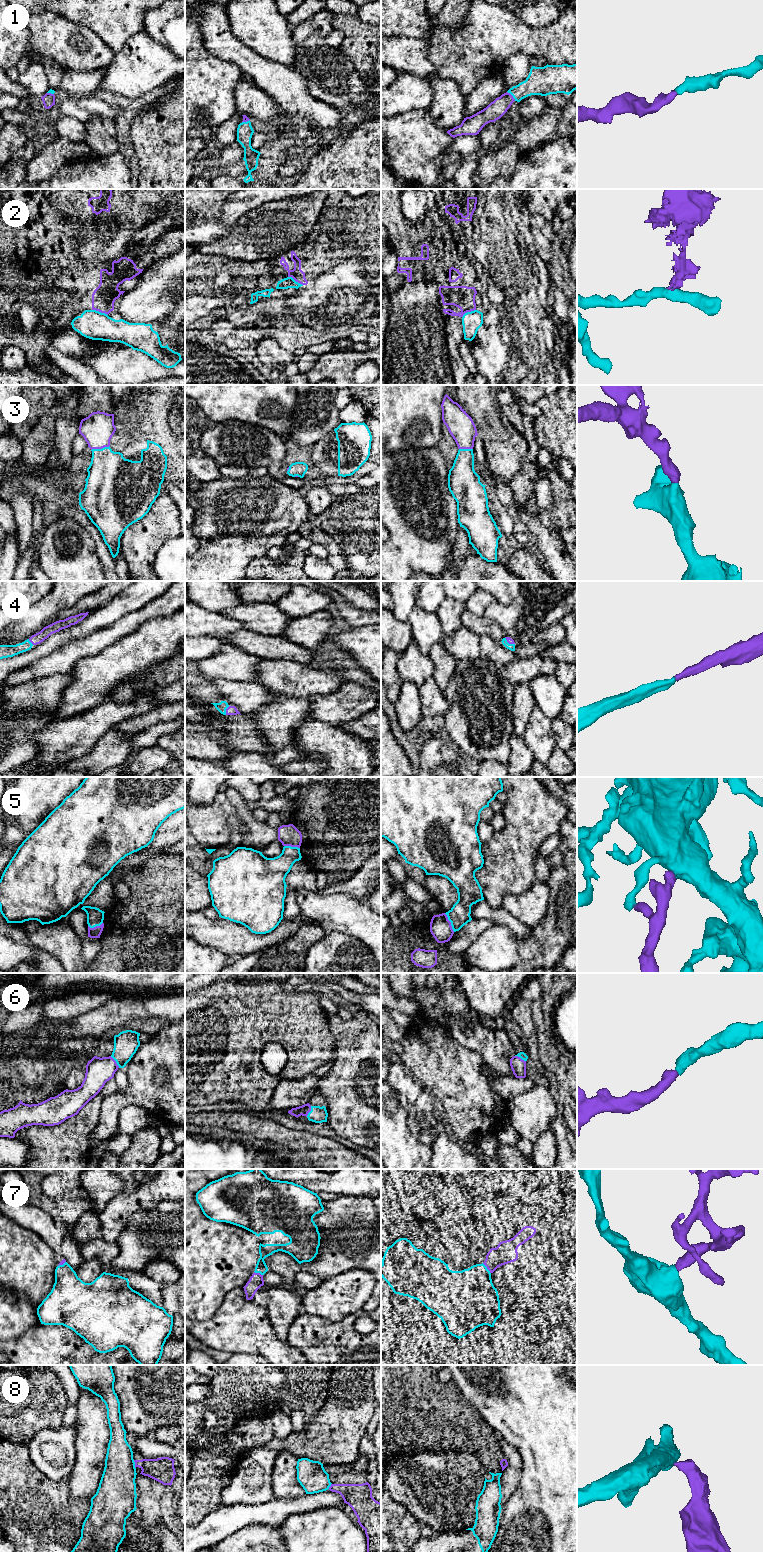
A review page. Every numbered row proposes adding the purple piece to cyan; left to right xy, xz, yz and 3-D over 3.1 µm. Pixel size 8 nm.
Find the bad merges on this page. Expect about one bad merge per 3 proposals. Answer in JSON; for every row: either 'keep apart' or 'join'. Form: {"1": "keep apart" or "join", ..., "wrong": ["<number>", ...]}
{"1": "join", "2": "keep apart", "3": "join", "4": "join", "5": "join", "6": "join", "7": "join", "8": "keep apart", "wrong": ["2", "8"]}

